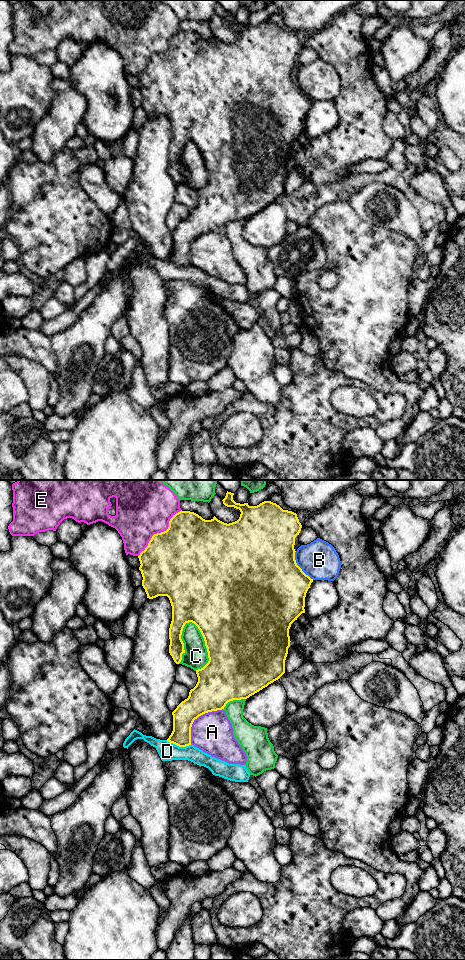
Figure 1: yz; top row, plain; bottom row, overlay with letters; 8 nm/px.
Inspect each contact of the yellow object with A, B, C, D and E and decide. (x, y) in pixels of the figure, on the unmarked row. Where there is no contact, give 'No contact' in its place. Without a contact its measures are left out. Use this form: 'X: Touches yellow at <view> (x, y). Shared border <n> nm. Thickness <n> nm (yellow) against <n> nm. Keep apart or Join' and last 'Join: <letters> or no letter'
A: Touches yellow at yz (196, 238). Shared border 380 nm. Thickness 300 nm (yellow) against 320 nm. Keep apart
B: Touches yellow at yz (298, 86). Shared border 280 nm. Thickness 500 nm (yellow) against 300 nm. Keep apart
C: Touches yellow at yz (205, 165). Shared border 400 nm. Thickness 500 nm (yellow) against 190 nm. Keep apart
D: Touches yellow at yz (179, 266). Shared border 220 nm. Thickness 180 nm (yellow) against 150 nm. Keep apart
E: Touches yellow at yz (159, 53). Shared border 500 nm. Thickness 500 nm (yellow) against 460 nm. Keep apart
Join: no letter

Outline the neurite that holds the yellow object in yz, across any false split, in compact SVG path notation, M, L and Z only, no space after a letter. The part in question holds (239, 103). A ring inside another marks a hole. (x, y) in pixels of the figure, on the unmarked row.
M227 11L222 21L225 26L240 30L237 41L227 44L215 36L205 40L194 32L181 30L170 39L168 49L154 54L138 76L142 106L147 118L167 116L170 120L172 141L169 148L169 173L174 182L179 184L185 173L181 155L185 144L189 142L200 150L208 172L208 183L196 190L196 206L172 232L173 251L167 261L179 267L191 265L191 247L199 236L222 230L230 221L247 219L285 193L285 180L291 162L289 149L305 133L306 113L313 102L295 80L295 57L302 48L297 34L283 30L271 21L264 21L257 26L236 23L233 15Z

